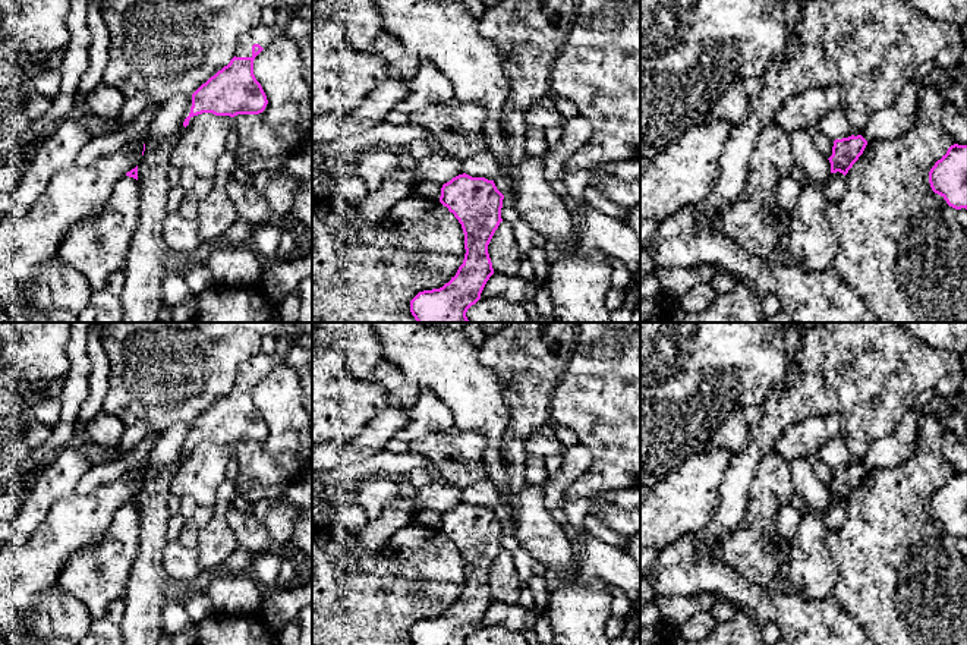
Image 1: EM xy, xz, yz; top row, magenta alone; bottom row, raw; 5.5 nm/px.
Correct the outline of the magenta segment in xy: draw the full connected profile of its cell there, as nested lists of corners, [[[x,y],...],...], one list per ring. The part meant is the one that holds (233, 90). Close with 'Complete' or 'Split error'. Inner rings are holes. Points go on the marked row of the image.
[[[293,9],[278,10],[271,26],[251,28],[239,38],[230,63],[192,94],[192,107],[183,122],[185,128],[193,116],[202,113],[234,117],[259,114],[265,110],[268,100],[253,75],[253,60],[275,37],[284,32],[292,12]]]. Split error

